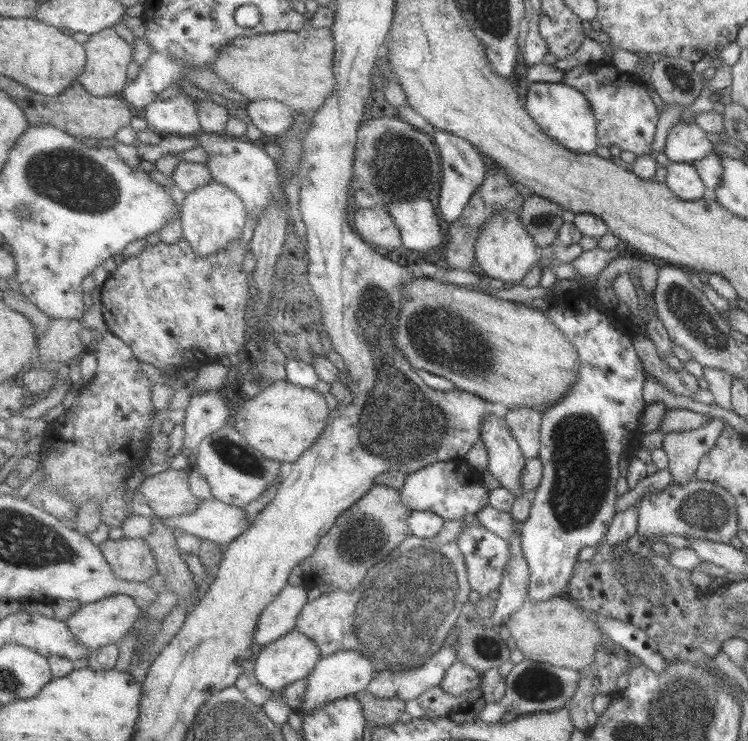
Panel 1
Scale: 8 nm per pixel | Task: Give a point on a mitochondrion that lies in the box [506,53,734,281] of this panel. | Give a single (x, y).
(672, 73)

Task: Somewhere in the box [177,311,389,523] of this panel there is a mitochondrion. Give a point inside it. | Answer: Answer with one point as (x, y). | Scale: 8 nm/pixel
(229, 451)

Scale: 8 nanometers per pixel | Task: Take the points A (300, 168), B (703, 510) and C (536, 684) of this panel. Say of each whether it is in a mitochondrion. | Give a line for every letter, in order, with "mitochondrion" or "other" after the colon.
A: other
B: mitochondrion
C: mitochondrion

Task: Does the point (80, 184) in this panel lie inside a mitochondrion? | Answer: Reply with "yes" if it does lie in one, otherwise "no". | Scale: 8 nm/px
yes

